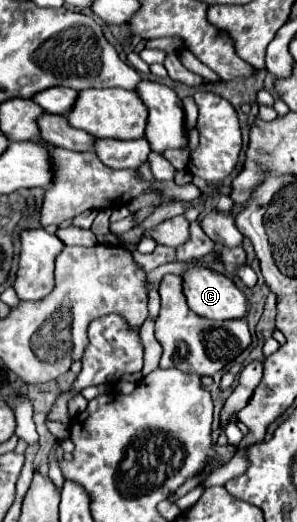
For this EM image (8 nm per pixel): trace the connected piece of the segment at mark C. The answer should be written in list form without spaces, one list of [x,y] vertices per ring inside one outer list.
[[[195,267],[183,275],[183,281],[187,303],[199,317],[213,321],[247,317],[249,299],[225,275],[205,267]]]

